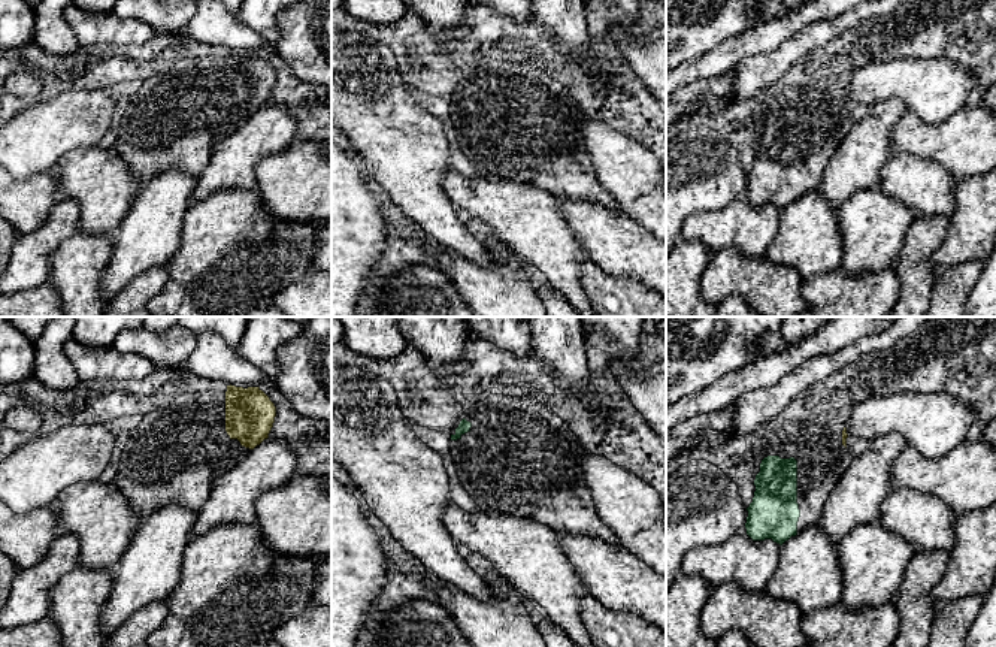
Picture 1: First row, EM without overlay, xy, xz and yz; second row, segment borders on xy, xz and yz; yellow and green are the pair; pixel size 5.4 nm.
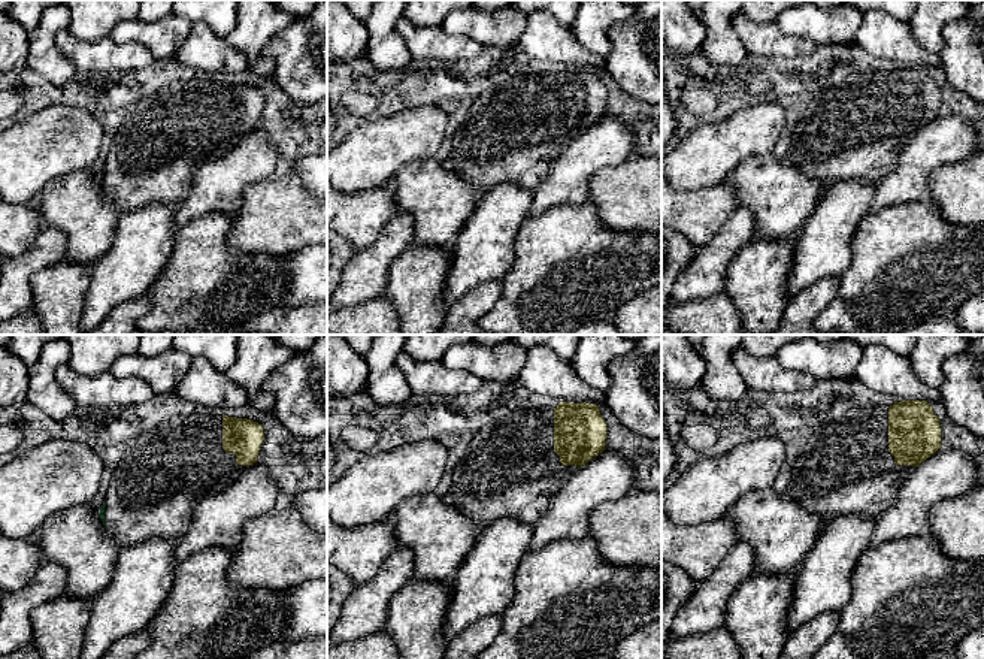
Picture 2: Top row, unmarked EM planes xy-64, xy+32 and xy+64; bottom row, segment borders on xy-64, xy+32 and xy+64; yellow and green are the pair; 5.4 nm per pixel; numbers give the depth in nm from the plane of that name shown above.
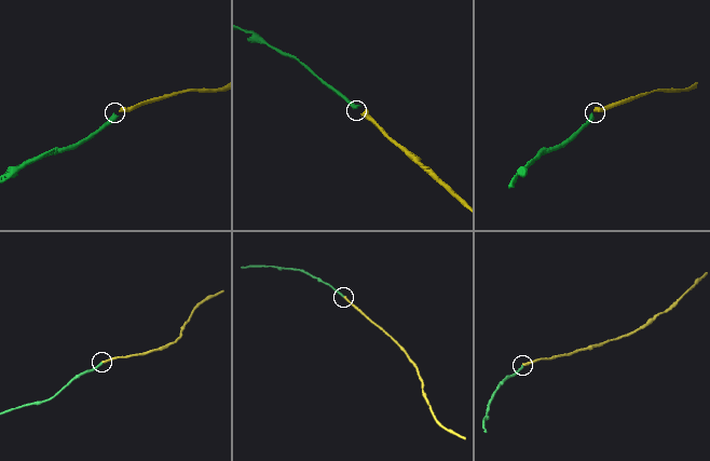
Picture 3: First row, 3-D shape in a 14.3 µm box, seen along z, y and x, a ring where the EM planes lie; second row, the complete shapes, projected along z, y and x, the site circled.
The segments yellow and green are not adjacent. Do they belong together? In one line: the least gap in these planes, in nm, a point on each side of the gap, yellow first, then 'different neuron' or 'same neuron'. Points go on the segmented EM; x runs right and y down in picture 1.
gap 260 nm; span yz (842, 444), (796, 460); same neuron

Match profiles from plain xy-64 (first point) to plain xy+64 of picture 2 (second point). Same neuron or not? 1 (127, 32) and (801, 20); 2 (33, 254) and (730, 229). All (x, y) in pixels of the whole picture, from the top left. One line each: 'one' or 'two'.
1: one
2: one

